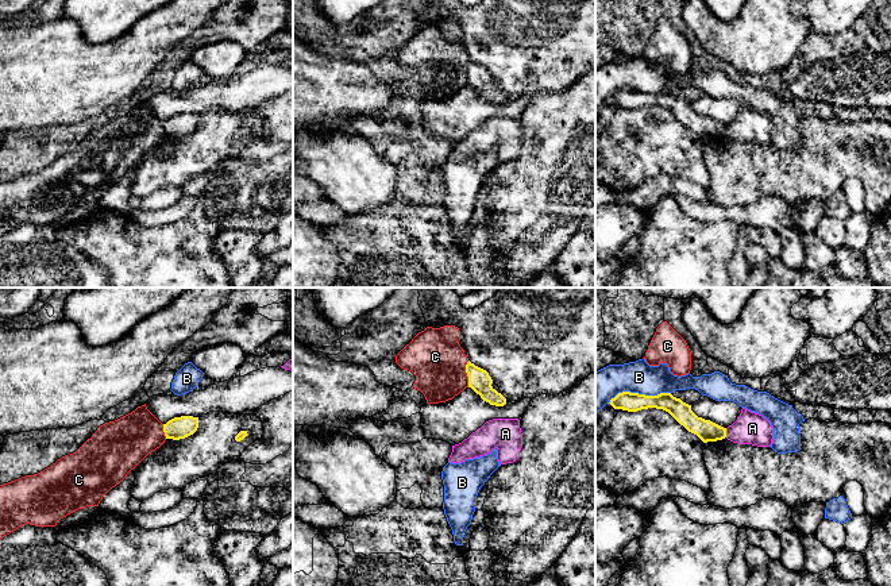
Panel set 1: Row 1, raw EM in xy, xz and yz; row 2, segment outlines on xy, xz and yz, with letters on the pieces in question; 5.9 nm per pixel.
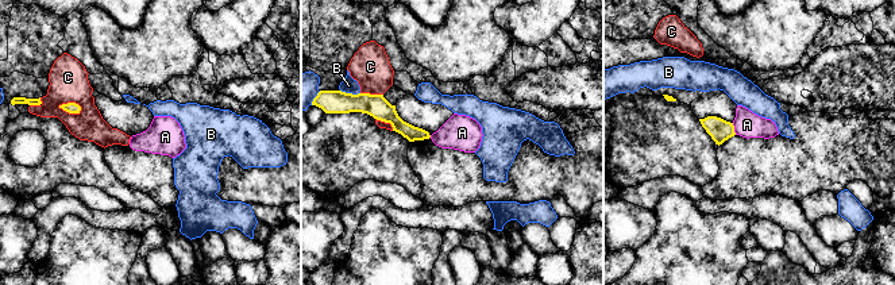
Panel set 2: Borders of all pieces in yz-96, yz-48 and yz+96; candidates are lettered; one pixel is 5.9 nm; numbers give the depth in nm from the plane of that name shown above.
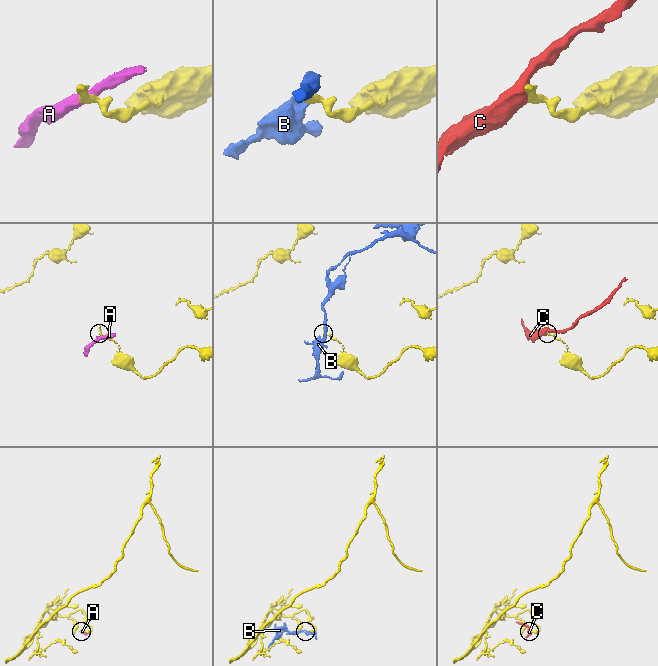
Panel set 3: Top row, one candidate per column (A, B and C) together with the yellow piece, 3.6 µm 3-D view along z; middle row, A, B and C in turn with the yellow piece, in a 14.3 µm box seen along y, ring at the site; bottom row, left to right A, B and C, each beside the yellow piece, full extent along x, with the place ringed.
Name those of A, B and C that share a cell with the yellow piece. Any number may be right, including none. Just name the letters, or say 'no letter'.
no letter

